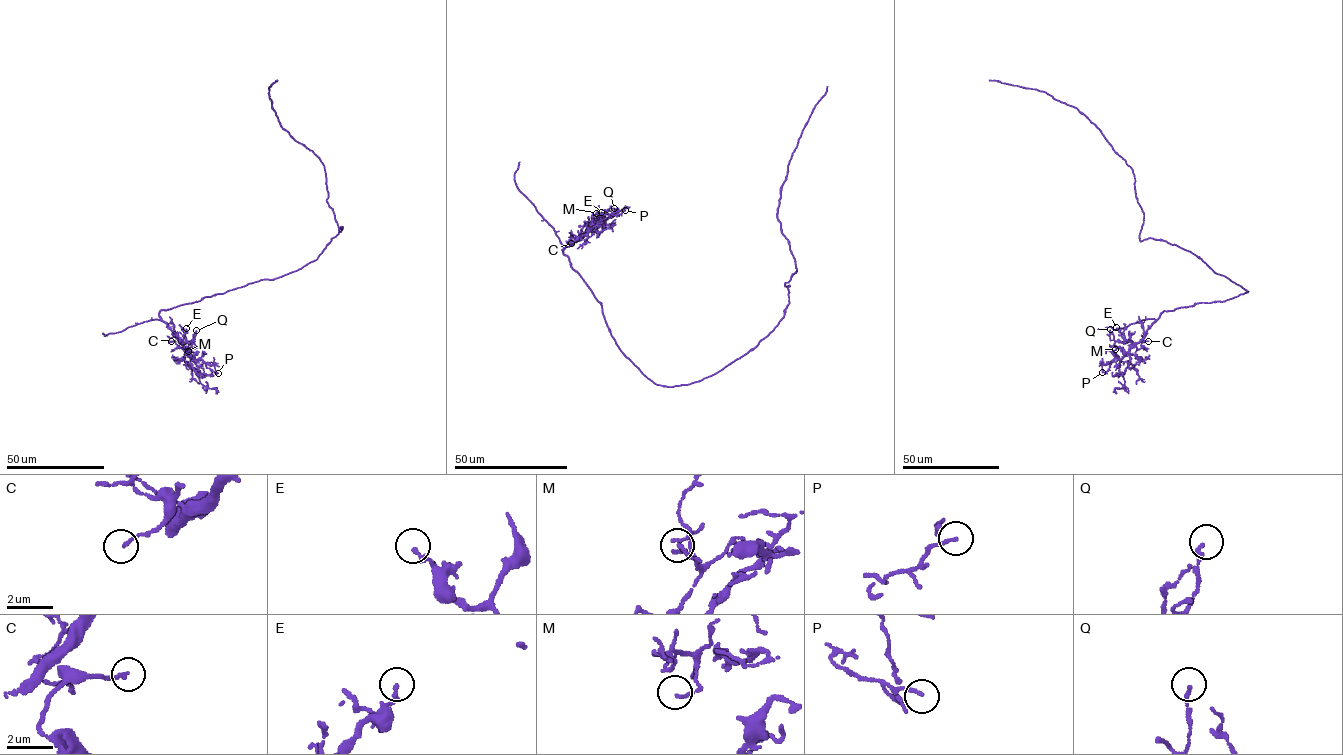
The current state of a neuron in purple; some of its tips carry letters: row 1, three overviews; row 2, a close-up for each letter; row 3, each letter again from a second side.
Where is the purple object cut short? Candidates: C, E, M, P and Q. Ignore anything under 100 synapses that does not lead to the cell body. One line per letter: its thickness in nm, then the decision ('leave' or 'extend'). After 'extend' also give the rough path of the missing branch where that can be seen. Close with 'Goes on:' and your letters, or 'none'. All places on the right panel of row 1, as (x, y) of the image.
C: calibre 120 nm; leave
E: calibre 180 nm; leave
M: calibre 130 nm; leave
P: calibre 100 nm; leave
Q: calibre 170 nm; leave
Goes on: none

